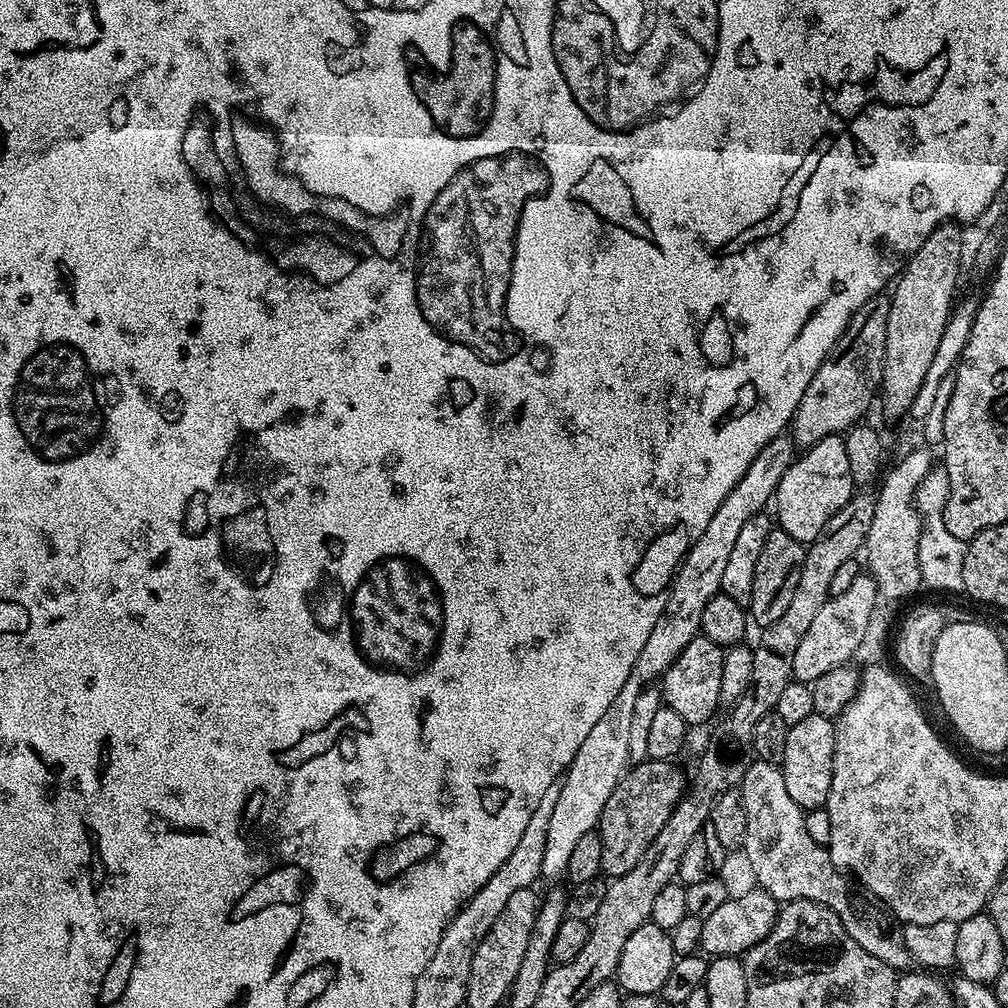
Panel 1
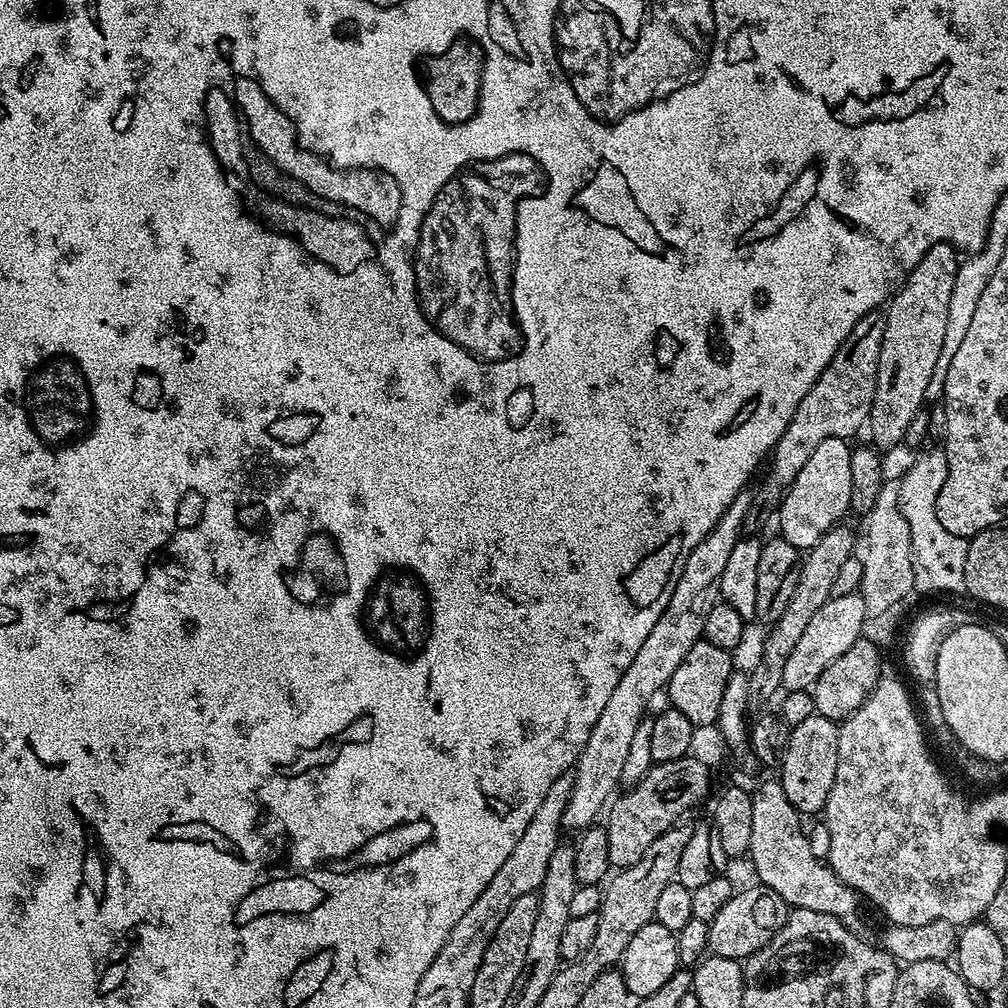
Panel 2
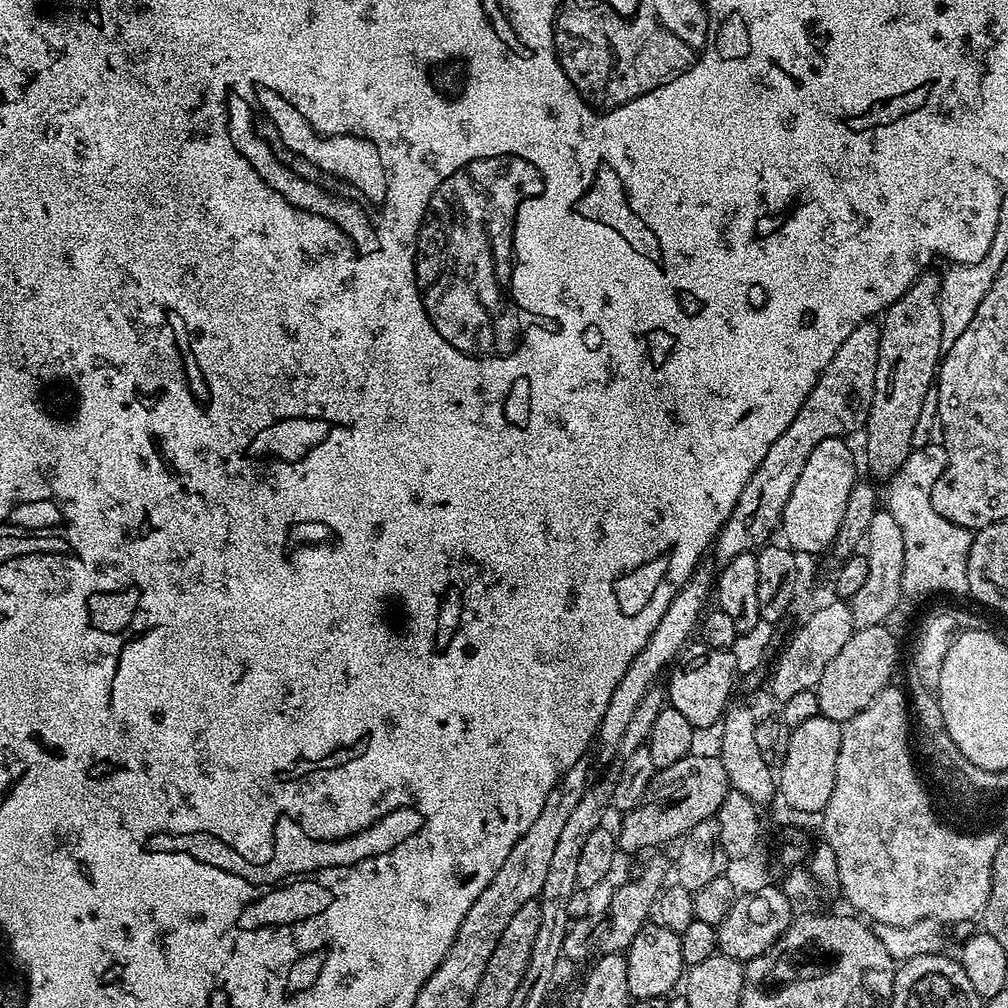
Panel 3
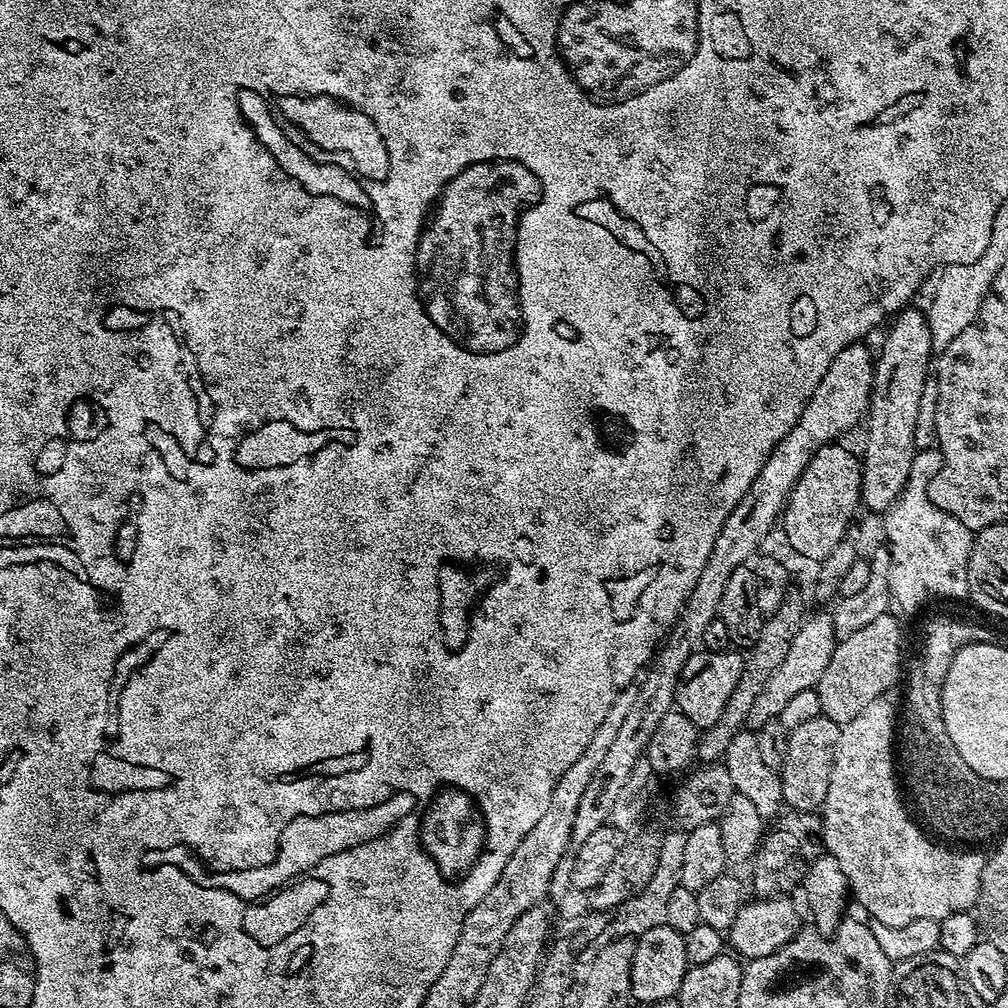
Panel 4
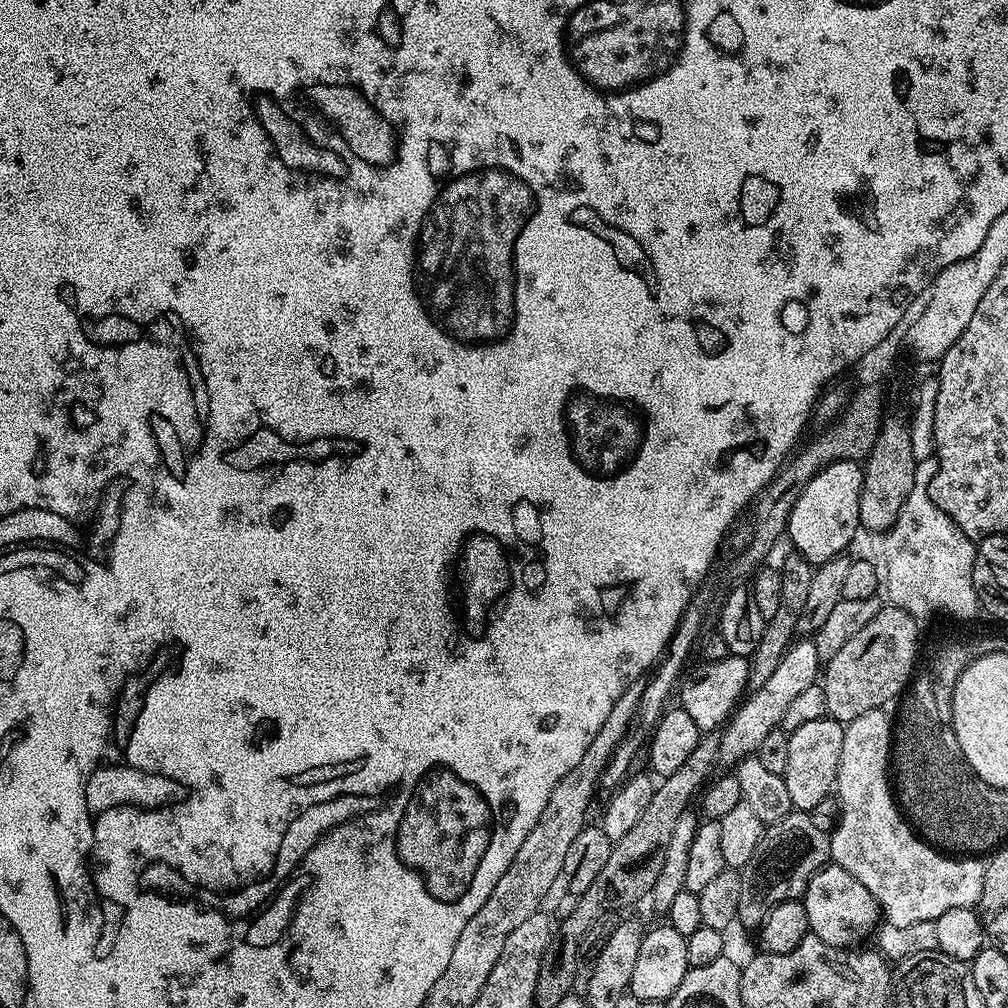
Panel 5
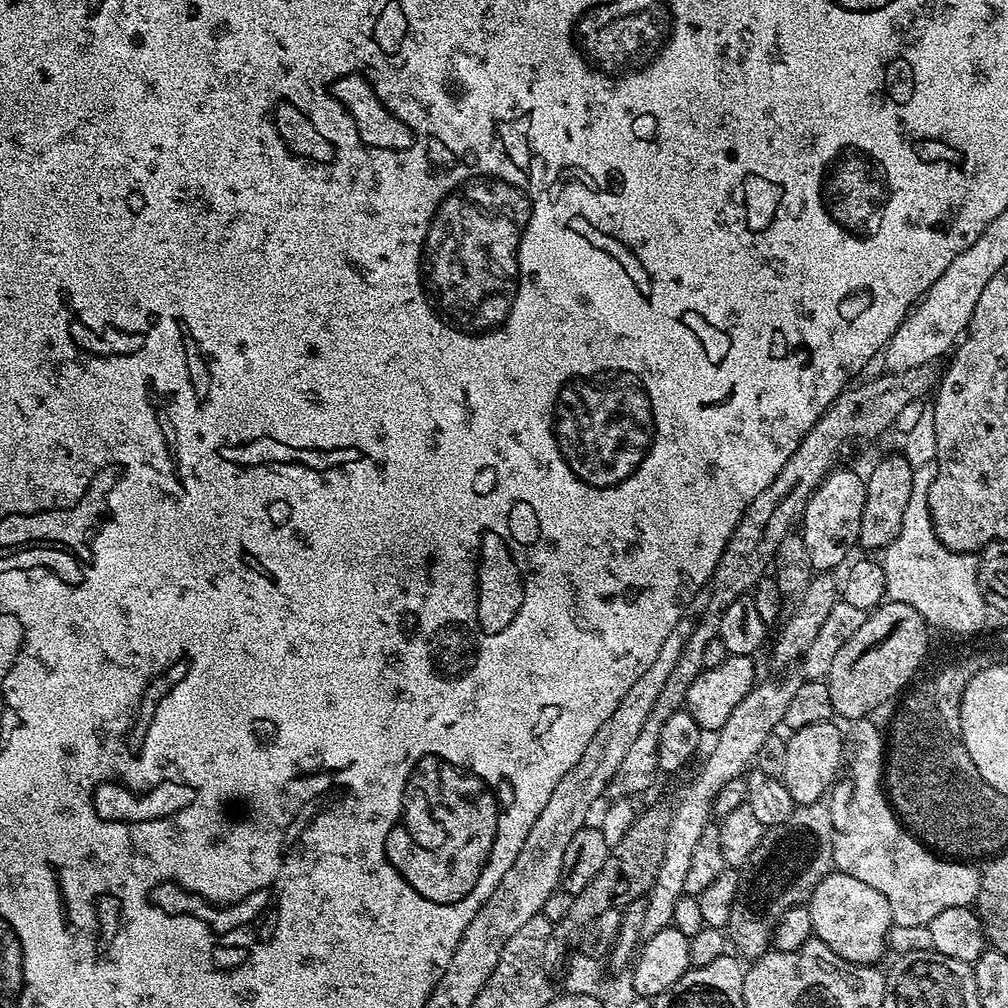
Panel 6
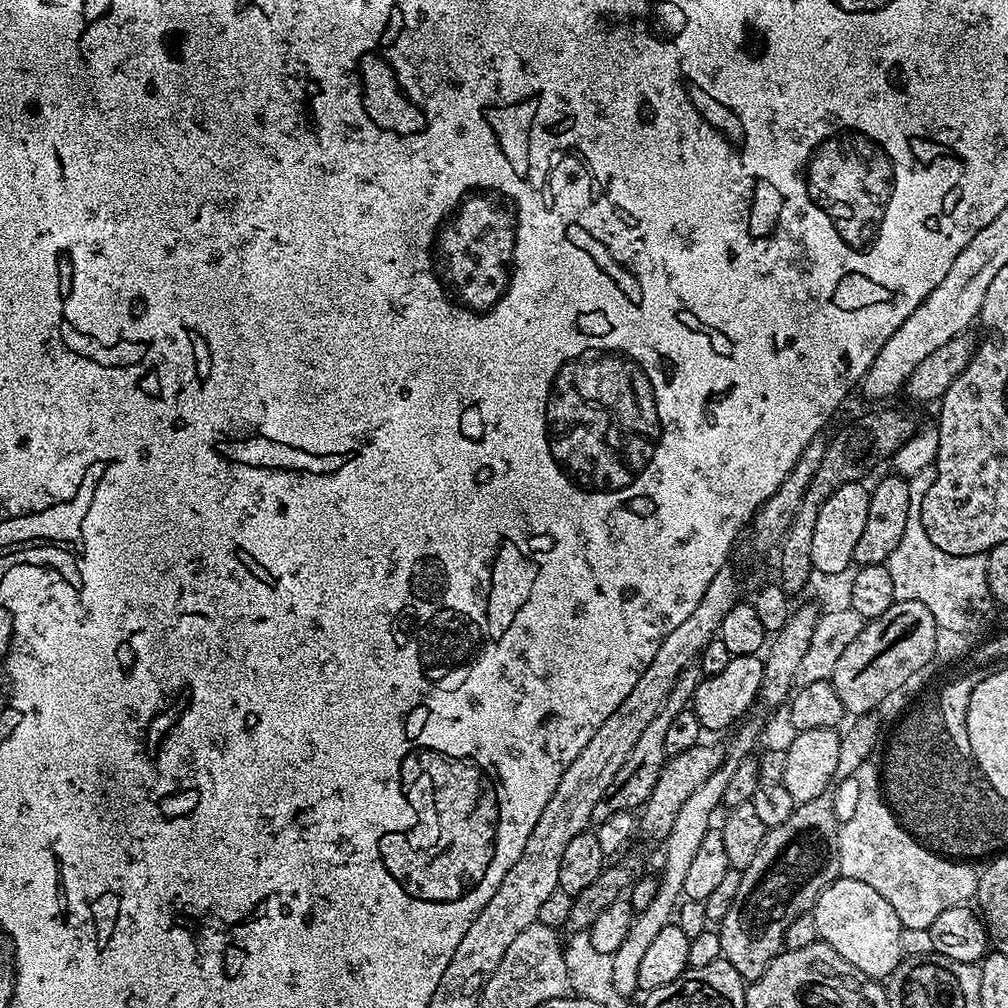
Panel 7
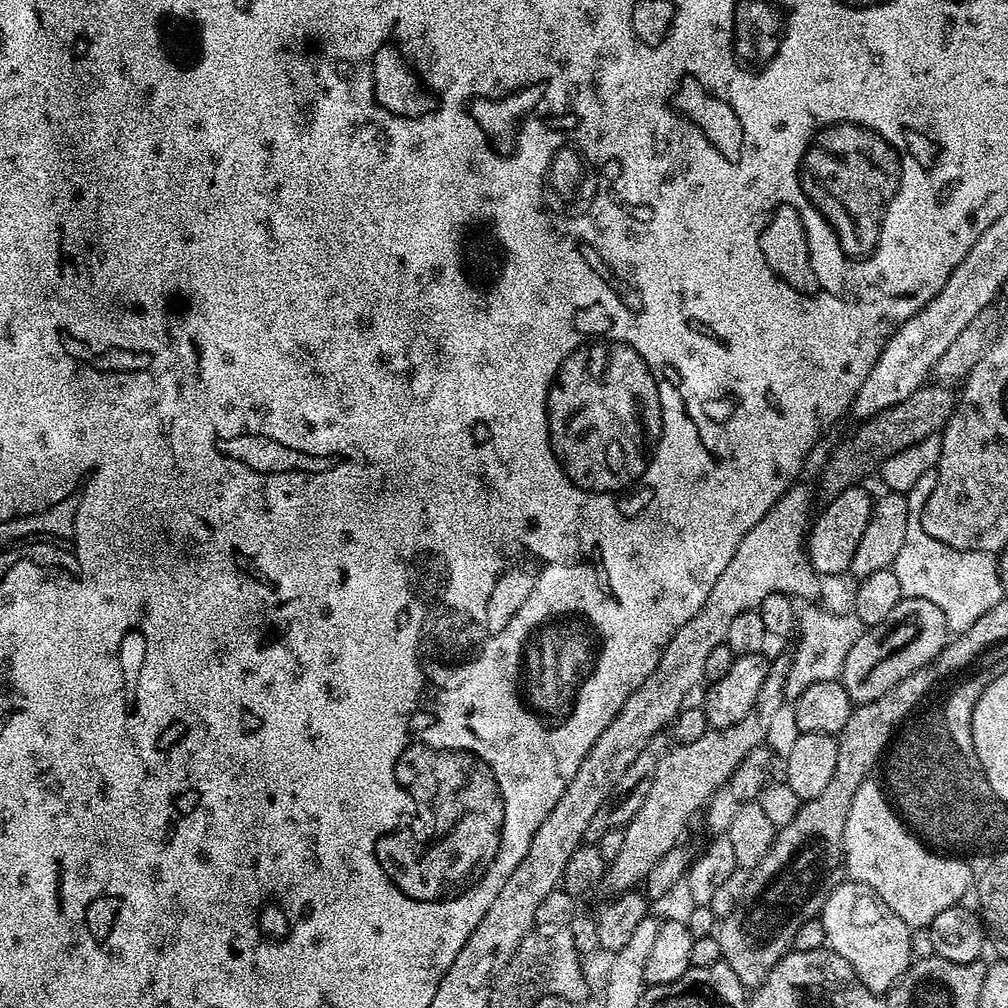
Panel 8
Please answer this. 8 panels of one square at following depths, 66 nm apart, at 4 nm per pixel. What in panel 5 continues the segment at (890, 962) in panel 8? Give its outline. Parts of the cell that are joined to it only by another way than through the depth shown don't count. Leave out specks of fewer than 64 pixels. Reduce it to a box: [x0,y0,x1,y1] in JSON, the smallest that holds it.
[802,862,882,948]

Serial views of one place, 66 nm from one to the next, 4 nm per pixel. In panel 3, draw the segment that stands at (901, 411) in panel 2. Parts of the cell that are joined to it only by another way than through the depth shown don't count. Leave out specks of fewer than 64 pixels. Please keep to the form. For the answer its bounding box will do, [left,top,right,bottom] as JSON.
[864,270,945,478]

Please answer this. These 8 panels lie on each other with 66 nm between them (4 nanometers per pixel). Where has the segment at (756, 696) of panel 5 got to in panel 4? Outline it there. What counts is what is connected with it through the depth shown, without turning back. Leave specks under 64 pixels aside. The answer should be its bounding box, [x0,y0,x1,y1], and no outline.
[748,615,837,730]

